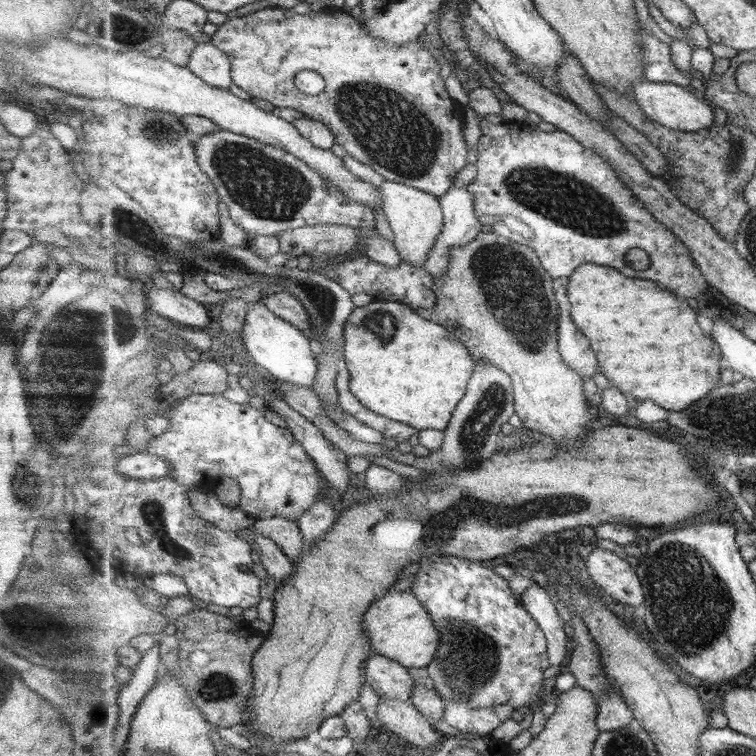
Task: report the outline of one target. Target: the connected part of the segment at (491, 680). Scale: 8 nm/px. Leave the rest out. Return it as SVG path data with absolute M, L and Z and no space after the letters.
M431 556L425 557L421 562L421 570L415 576L412 587L409 589L421 598L421 603L428 608L429 615L433 617L433 621L437 624L437 629L441 630L440 647L437 649L436 658L428 664L426 670L428 676L431 676L434 683L434 689L439 693L439 697L446 702L457 702L469 705L471 709L489 708L497 705L510 705L515 710L531 710L531 706L535 706L539 700L542 700L541 692L543 692L543 684L546 684L545 670L551 666L550 654L548 653L547 638L535 622L535 618L527 612L527 609L520 602L518 597L511 589L509 579L505 580L503 576L499 576L492 568L492 564L468 560L457 556Z

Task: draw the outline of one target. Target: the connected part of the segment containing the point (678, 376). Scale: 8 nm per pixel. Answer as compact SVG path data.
M595 263L582 264L569 280L566 288L573 304L571 316L591 340L601 362L601 372L607 374L617 388L639 400L653 400L667 410L683 410L722 384L721 358L715 352L711 338L701 330L697 310L691 301L681 300L653 280L629 278L617 268Z

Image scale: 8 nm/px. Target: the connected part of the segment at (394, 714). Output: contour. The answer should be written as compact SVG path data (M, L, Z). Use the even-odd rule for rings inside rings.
M379 700L375 707L377 718L385 729L405 738L411 746L433 752L445 739L430 720L411 701Z

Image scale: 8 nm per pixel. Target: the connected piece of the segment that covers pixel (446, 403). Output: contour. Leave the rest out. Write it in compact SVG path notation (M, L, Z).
M372 300L364 307L357 307L353 314L347 320L344 328L344 360L347 368L350 370L352 379L350 380L350 388L352 393L367 407L371 408L381 416L389 417L403 424L409 424L417 430L433 429L446 431L449 421L453 418L453 413L457 405L466 395L470 378L473 376L476 361L473 359L472 352L469 352L468 345L464 341L459 340L457 336L453 336L448 328L443 324L437 324L436 321L421 318L415 310L406 304L397 301L377 301Z

